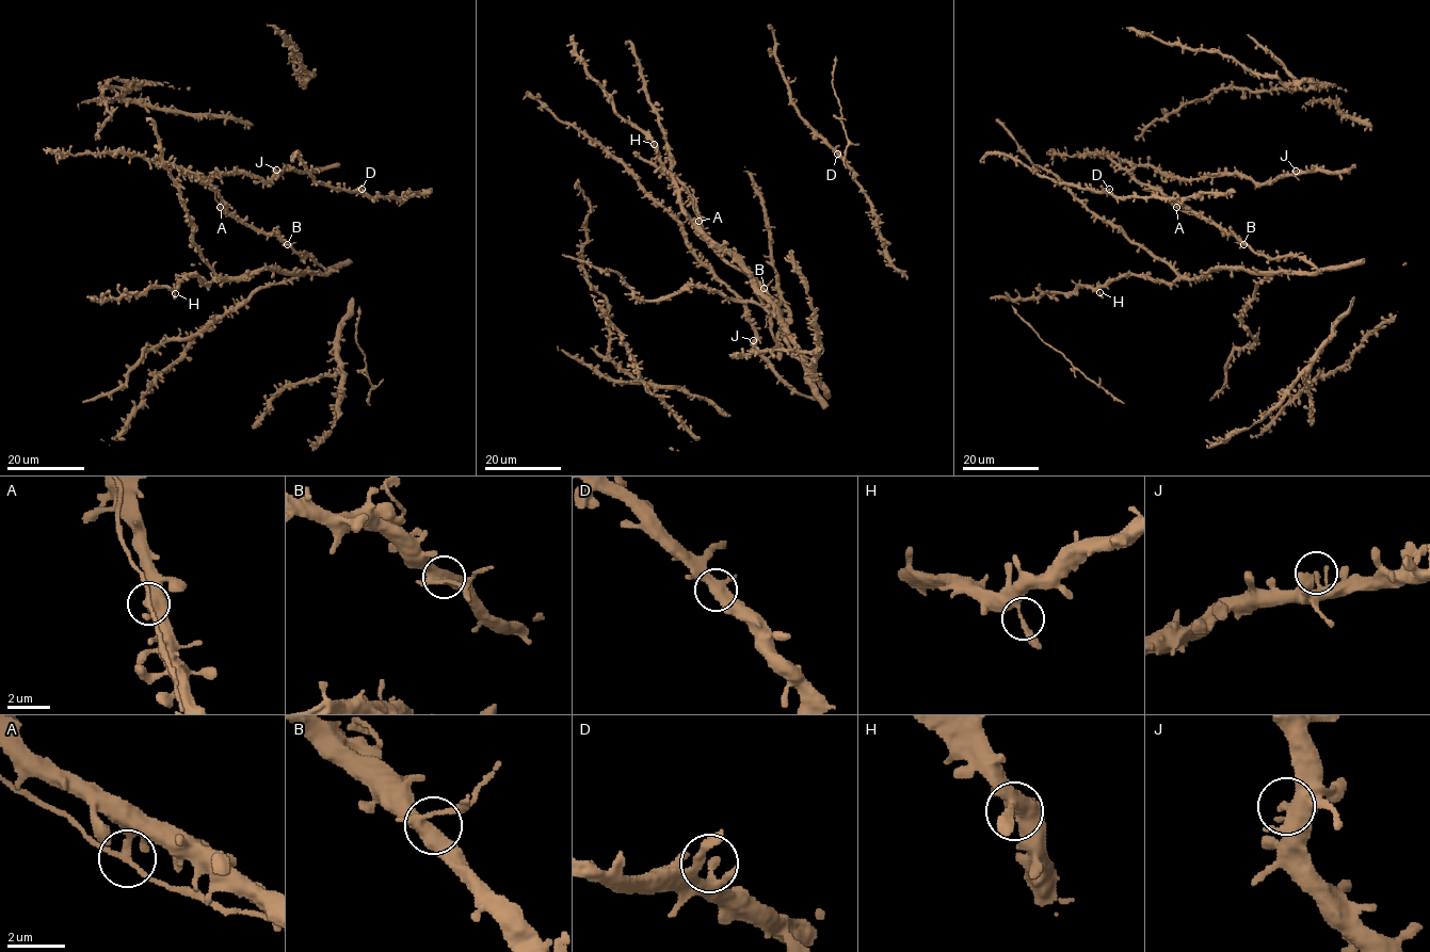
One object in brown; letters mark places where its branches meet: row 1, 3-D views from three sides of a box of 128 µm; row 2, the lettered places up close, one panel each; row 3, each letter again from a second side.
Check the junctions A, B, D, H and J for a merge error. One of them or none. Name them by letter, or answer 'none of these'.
A

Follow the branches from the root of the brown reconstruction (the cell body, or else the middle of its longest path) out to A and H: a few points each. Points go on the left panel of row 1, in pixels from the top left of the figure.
A: (283, 241), (254, 230), (225, 214), (220, 207)
H: (283, 241), (302, 258), (310, 256), (325, 273), (258, 269), (209, 284), (197, 276), (188, 276), (175, 293)

